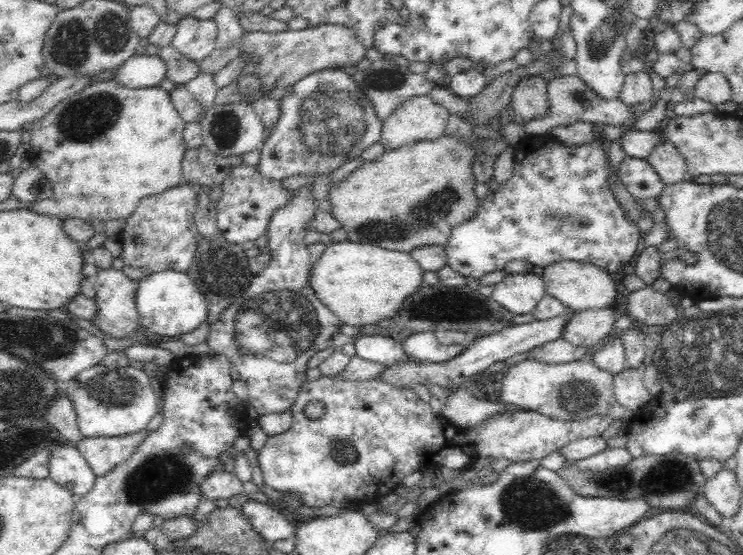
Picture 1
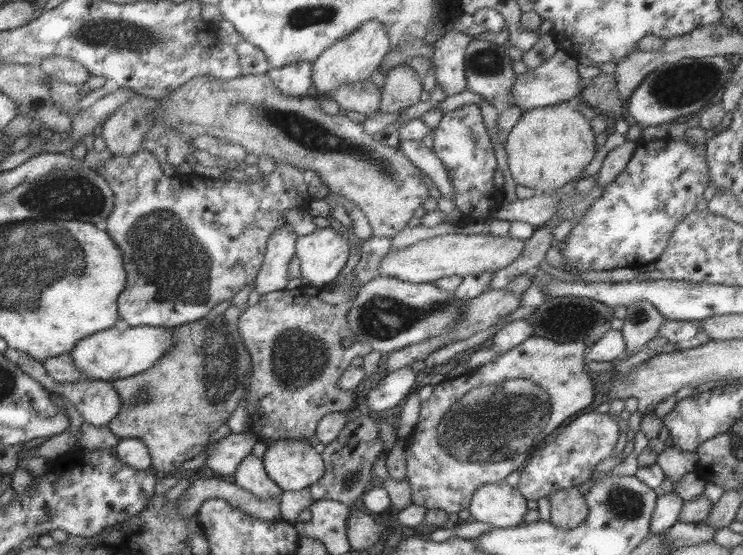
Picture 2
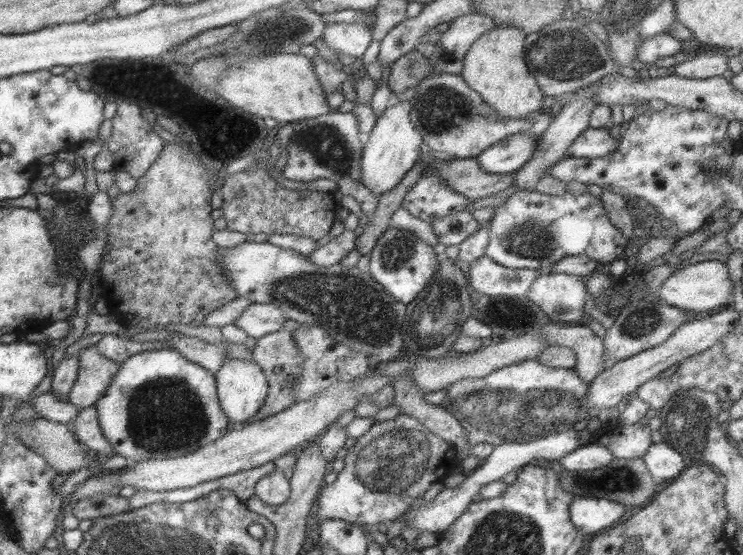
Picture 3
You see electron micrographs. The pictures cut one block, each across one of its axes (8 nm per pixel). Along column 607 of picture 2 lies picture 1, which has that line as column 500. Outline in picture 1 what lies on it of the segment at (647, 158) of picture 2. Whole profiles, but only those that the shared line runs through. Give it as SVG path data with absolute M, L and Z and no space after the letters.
M544 134L528 136L524 140L520 140L514 148L514 167L511 170L510 177L504 183L493 184L493 189L487 192L484 199L478 201L472 218L453 227L447 243L443 246L446 251L447 264L465 277L475 279L483 276L487 272L504 269L504 266L511 260L519 260L521 262L528 260L530 264L540 266L540 268L546 268L546 266L560 261L587 262L617 275L619 268L625 265L636 254L636 244L638 244L642 233L636 227L636 222L627 220L624 216L624 211L619 207L616 198L614 198L608 180L609 161L606 158L606 150L602 148L602 144L594 138L594 140L586 142L586 144L580 144L580 146L563 146L551 134Z

